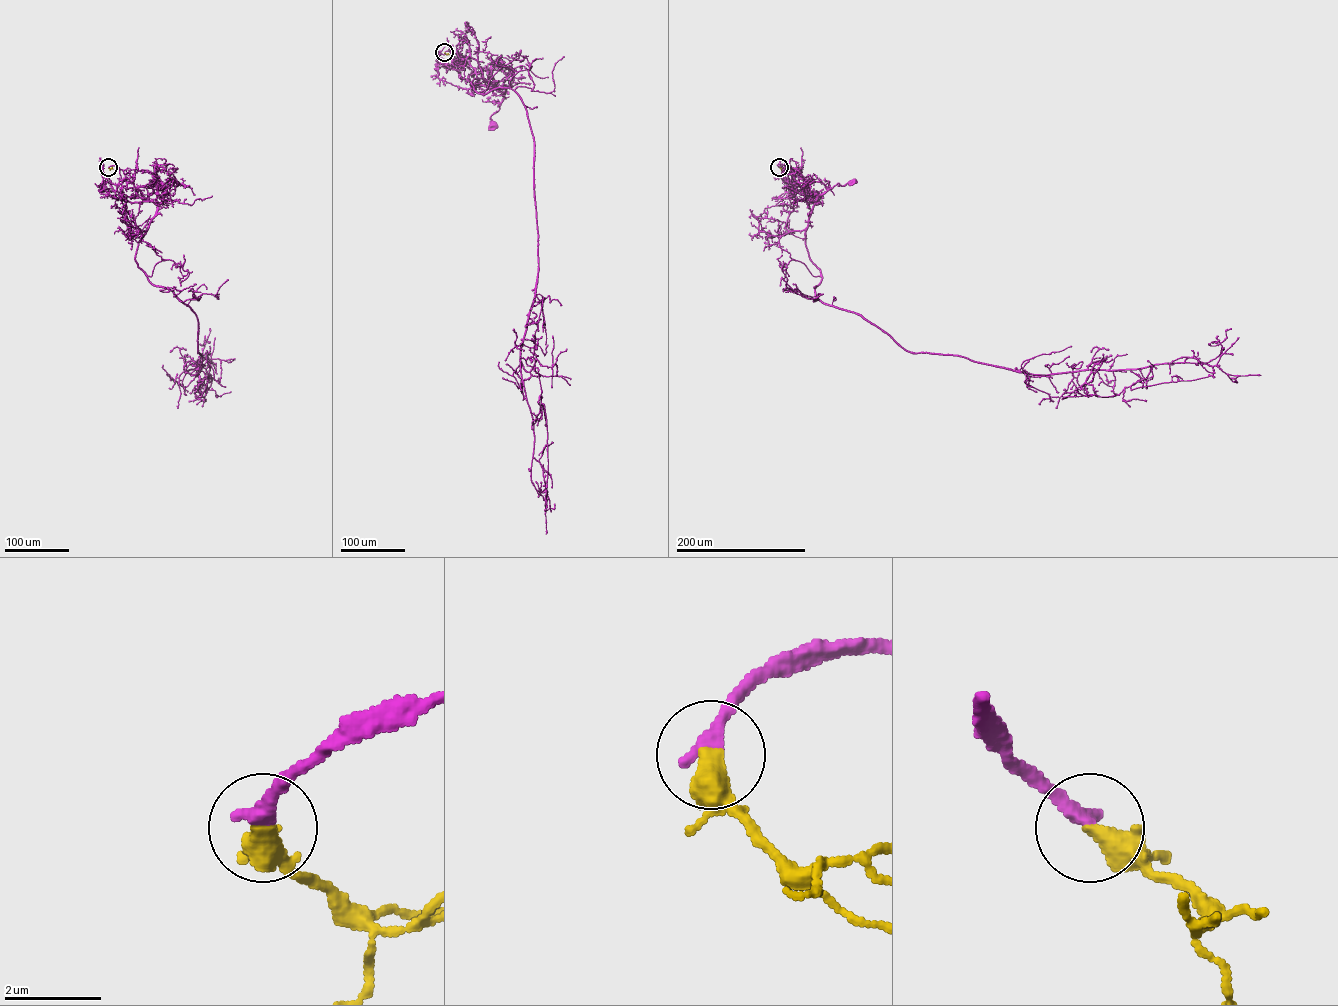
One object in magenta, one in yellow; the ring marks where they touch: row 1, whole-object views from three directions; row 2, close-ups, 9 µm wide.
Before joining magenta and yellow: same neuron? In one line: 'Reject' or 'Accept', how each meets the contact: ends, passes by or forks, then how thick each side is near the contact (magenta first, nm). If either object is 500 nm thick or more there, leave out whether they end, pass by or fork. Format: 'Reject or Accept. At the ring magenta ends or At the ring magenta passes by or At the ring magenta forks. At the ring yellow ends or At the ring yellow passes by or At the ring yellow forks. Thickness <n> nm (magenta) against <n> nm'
Accept. At the ring magenta ends. At the ring yellow ends. Thickness 360 nm (magenta) against 480 nm

